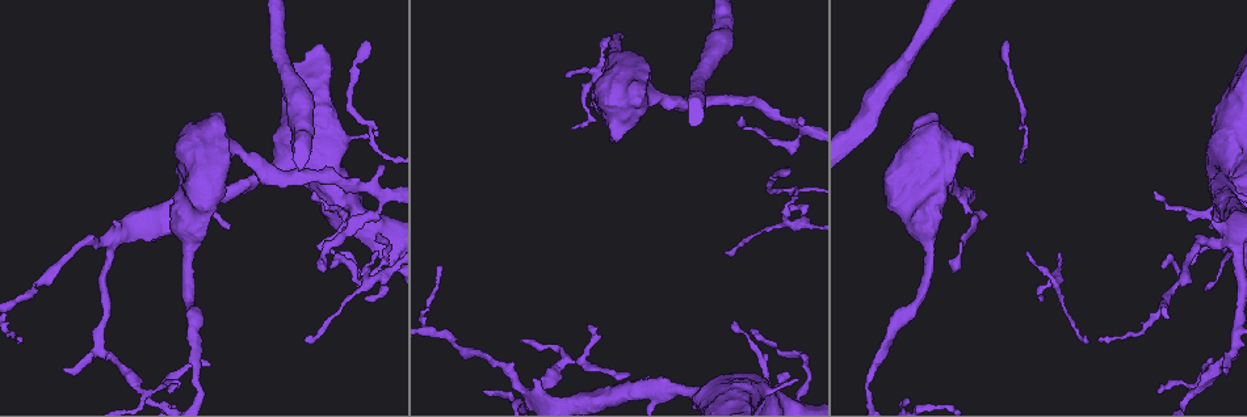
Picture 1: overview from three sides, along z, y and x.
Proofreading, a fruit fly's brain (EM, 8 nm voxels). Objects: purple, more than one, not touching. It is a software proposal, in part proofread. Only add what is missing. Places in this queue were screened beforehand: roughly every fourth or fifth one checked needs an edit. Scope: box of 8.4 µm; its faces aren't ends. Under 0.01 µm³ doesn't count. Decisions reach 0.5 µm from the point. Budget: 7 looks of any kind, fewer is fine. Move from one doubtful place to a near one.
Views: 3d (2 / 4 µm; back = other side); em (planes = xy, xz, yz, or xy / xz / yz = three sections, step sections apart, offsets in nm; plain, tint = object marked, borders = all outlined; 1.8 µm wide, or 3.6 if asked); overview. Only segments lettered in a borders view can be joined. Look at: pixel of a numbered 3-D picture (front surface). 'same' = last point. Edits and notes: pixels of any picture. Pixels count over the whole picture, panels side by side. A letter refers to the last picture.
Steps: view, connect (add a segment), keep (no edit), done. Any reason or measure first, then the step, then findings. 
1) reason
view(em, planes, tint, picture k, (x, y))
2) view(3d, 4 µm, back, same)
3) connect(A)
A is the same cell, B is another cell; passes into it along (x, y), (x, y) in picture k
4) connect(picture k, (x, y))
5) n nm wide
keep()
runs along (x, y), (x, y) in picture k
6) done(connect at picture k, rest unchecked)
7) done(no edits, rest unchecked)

branch stops here
view(3d, 4 µm, picture 1, (170, 390))

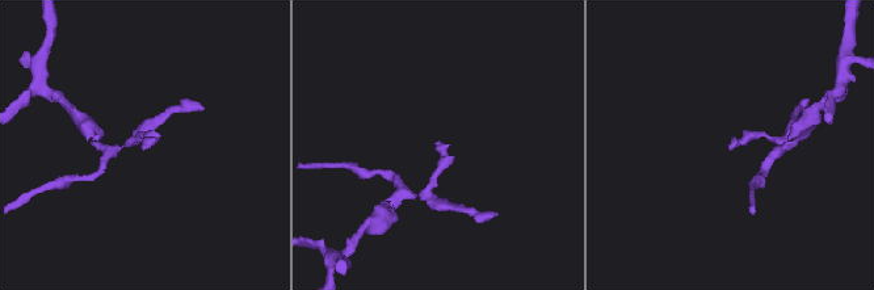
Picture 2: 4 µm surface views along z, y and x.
view(em, planes, borders, picture 2, (440, 142))

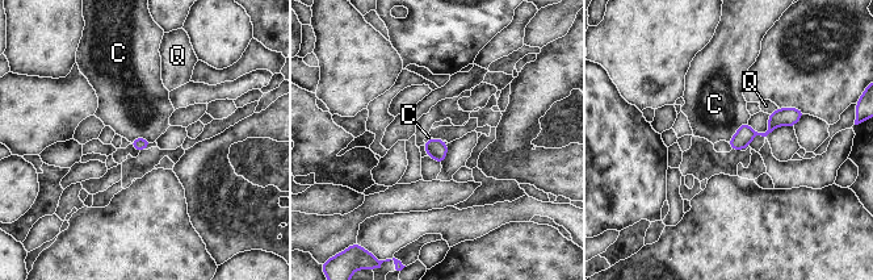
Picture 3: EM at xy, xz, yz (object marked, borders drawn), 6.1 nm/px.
C touches over 180 nm
keep()
C and Q are other cells; border along (747, 121), (739, 126), (727, 142) in picture 3; none of them fits

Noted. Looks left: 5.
thin end
view(em, planes, borders, picture 1, (1027, 250))

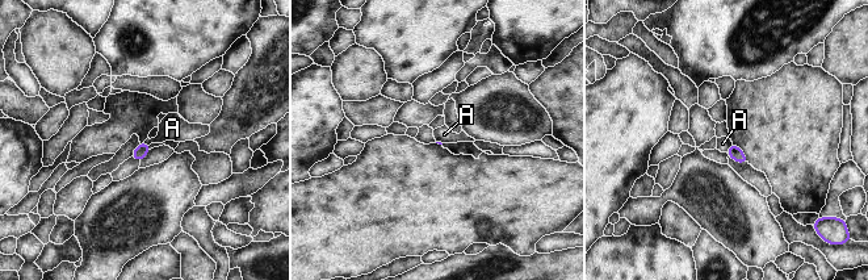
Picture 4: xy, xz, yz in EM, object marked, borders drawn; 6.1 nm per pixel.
keep()
A is another cell; border along (732, 142), (726, 153) in picture 4; none of them fits

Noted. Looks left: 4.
stops while still wide
view(em, planes, borders, picture 1, (611, 140))

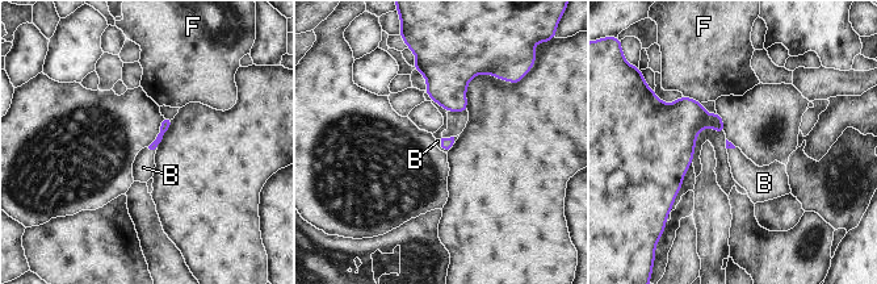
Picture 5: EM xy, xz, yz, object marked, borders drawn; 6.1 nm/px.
connect(B)
B is the same cell, F is another cell; passes into it along (166, 122), (151, 149), (143, 167) in picture 5; the neuron continues

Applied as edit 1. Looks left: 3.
done(connect at picture 5, rest unchecked)

